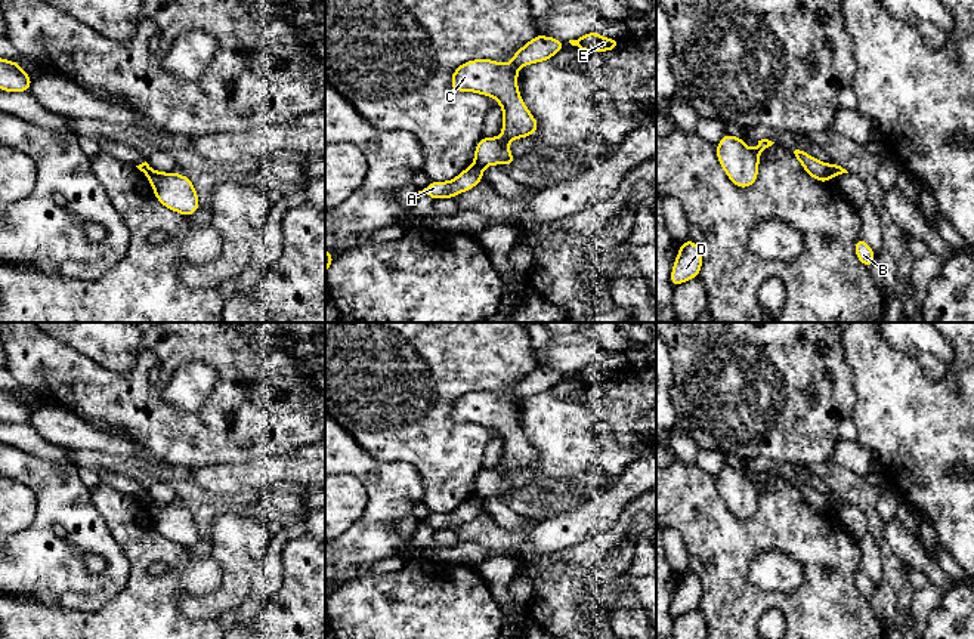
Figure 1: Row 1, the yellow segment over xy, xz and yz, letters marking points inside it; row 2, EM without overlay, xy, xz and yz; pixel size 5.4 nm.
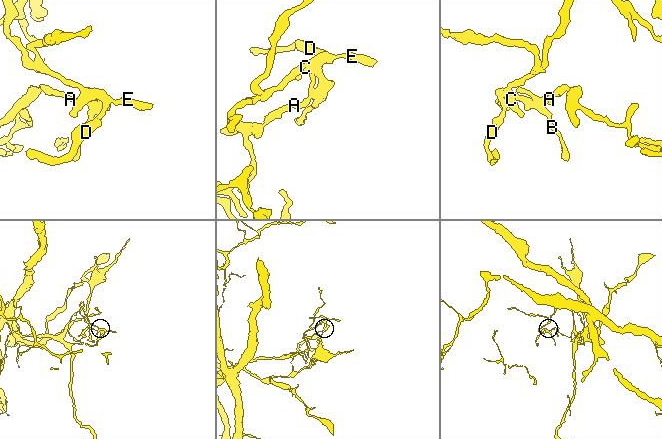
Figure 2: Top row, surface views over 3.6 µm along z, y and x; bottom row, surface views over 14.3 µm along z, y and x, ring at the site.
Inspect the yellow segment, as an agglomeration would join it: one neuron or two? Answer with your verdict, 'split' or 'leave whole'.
split

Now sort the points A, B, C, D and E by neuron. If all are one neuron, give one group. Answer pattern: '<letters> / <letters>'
A / B C D E

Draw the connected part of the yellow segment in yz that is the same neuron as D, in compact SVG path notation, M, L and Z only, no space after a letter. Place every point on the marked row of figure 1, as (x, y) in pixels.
M687 240L680 246L678 256L672 266L671 272L672 288L681 284L683 281L699 277L701 268L702 268L702 251L695 241Z

